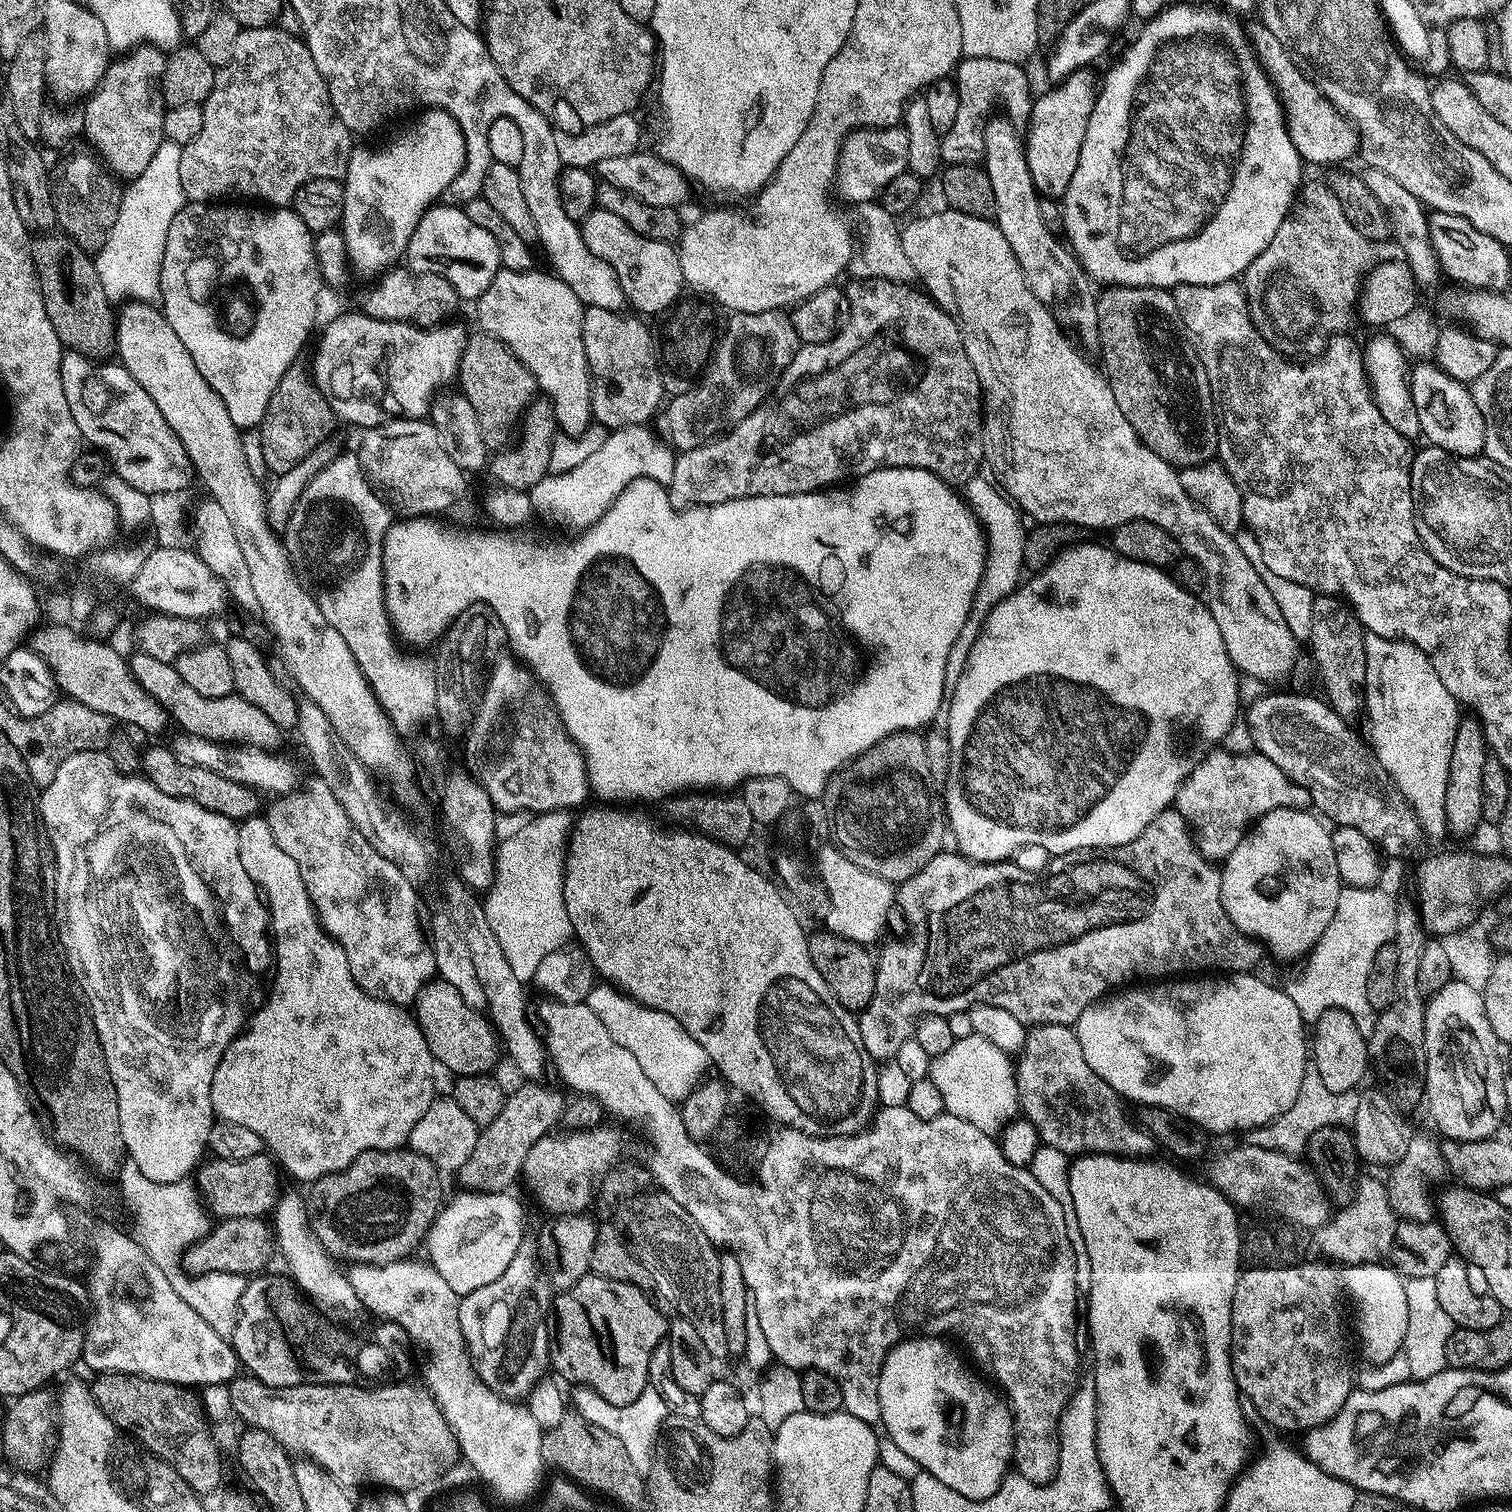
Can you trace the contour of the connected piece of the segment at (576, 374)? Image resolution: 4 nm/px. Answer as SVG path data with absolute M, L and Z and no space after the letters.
M501 267L486 290L474 301L476 316L487 335L501 342L530 370L539 389L548 392L552 413L561 433L580 434L590 423L592 398L590 395L590 377L588 363L584 358L582 346L582 318L586 305L555 275L547 271L521 270Z

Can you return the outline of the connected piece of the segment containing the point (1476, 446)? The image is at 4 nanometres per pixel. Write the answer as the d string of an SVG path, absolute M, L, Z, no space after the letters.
M1420 362L1410 374L1411 385L1415 388L1425 388L1432 392L1424 405L1419 405L1420 431L1423 439L1429 445L1446 450L1453 456L1479 457L1484 451L1488 427L1484 425L1484 415L1472 397L1472 389L1469 385L1459 384L1451 380L1442 369L1432 362Z

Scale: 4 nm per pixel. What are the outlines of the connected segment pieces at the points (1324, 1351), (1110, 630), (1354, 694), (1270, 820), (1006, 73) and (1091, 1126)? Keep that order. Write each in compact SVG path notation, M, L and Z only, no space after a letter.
M1301 1262L1298 1264L1292 1265L1291 1268L1253 1268L1249 1267L1247 1270L1241 1271L1238 1282L1236 1283L1236 1289L1234 1290L1234 1298L1232 1299L1232 1373L1236 1379L1236 1386L1240 1389L1240 1395L1245 1401L1250 1405L1252 1403L1252 1408L1269 1424L1272 1428L1281 1428L1284 1432L1297 1432L1297 1434L1303 1434L1308 1431L1310 1428L1317 1428L1322 1426L1326 1422L1330 1422L1338 1414L1338 1410L1342 1410L1342 1406L1346 1402L1346 1398L1354 1390L1354 1384L1352 1384L1352 1364L1348 1361L1348 1348L1344 1345L1344 1320L1340 1317L1340 1296L1342 1300L1342 1289L1338 1283L1337 1273L1334 1271L1331 1272L1327 1268L1329 1265L1324 1264L1307 1264L1307 1262Z
M1077 542L1069 544L1054 557L1051 562L1040 572L1029 575L1021 583L1019 588L1015 588L1002 602L998 602L984 617L984 628L978 634L974 646L970 650L970 658L966 658L966 666L962 670L962 678L958 678L958 686L951 692L950 699L946 704L946 716L948 712L948 724L946 731L950 738L950 770L948 776L942 782L942 799L944 802L944 814L947 827L950 829L950 836L956 839L955 847L959 855L966 856L970 860L981 864L995 864L997 862L1007 861L1015 857L1026 846L1042 846L1053 857L1060 856L1063 852L1076 852L1079 848L1092 848L1088 850L1120 850L1123 849L1126 842L1138 838L1158 814L1173 807L1176 795L1181 786L1184 785L1184 779L1196 769L1199 761L1203 760L1209 752L1213 751L1223 741L1227 731L1238 719L1240 705L1242 708L1242 699L1239 694L1238 670L1232 665L1232 659L1228 657L1226 642L1222 642L1222 630L1218 630L1218 622L1210 614L1207 603L1203 599L1197 598L1193 593L1182 590L1171 575L1163 568L1155 568L1142 562L1134 562L1130 558L1120 556L1107 543L1104 544L1084 544Z
M1327 594L1317 595L1314 599L1314 622L1312 623L1312 660L1320 671L1320 680L1324 683L1323 695L1326 702L1343 720L1355 721L1355 716L1361 714L1366 704L1366 693L1364 694L1364 679L1369 679L1370 669L1367 666L1367 642L1366 629L1360 623L1355 612L1339 596Z
M1302 808L1270 810L1270 814L1266 814L1248 829L1242 842L1238 842L1238 846L1219 869L1222 906L1226 906L1230 922L1234 922L1239 932L1252 937L1267 951L1269 948L1280 960L1307 957L1322 938L1326 926L1330 926L1330 918L1334 918L1334 910L1338 906L1342 881L1338 863L1335 862L1332 832L1319 815L1316 817L1312 814Z
M970 56L961 59L954 72L954 83L960 90L958 115L954 118L954 126L950 126L950 130L940 137L940 159L945 165L979 165L985 159L984 127L999 104L1004 107L1003 115L1015 128L1024 130L1029 127L1034 91L1028 85L1028 76L1022 69L1020 64L1002 62L998 58Z
M1041 1024L1028 1034L1024 1062L1018 1066L1020 1104L1027 1121L1036 1127L1039 1139L1047 1147L1065 1152L1069 1158L1077 1156L1121 1156L1123 1158L1148 1158L1158 1145L1143 1128L1128 1121L1125 1105L1115 1092L1106 1090L1105 1082L1090 1070L1082 1046L1078 1046L1075 1031L1069 1026Z

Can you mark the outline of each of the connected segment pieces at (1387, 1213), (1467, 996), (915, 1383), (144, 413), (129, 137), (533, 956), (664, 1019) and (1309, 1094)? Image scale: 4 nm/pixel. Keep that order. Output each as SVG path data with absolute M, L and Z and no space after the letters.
M1361 1175L1356 1182L1356 1196L1353 1200L1335 1214L1329 1215L1321 1228L1315 1229L1316 1248L1322 1255L1329 1256L1324 1258L1337 1260L1340 1266L1378 1264L1397 1243L1396 1223L1398 1217L1390 1206L1387 1183L1383 1179L1375 1180L1372 1176Z
M1451 979L1427 1001L1424 1009L1426 1034L1426 1082L1424 1094L1428 1112L1441 1132L1449 1140L1490 1140L1497 1135L1500 1119L1508 1112L1508 1092L1504 1089L1504 1064L1500 1061L1502 1045L1486 1018L1486 1006L1481 989L1464 981Z
M919 1336L901 1340L884 1359L878 1382L880 1424L888 1431L893 1446L906 1459L913 1460L917 1469L934 1474L938 1482L947 1482L969 1497L990 1498L1002 1486L1012 1467L1013 1461L1008 1457L1008 1448L1012 1448L1012 1424L1008 1420L1012 1412L1005 1410L1004 1404L980 1380L972 1380L960 1368L961 1357L946 1341Z
M65 351L60 363L62 391L66 393L66 402L70 405L70 414L78 422L78 430L85 441L101 448L108 455L114 471L120 475L123 483L129 484L139 492L184 492L188 483L193 483L192 463L174 430L162 416L162 410L154 404L154 398L138 386L138 382L119 362L93 362L81 353Z
M141 46L121 55L119 59L117 64L116 61L109 63L99 88L88 97L83 105L84 131L82 136L83 139L88 139L89 146L93 148L89 149L99 157L105 169L113 177L124 182L131 182L138 174L142 174L142 170L146 170L146 166L150 166L150 158L158 154L159 148L156 147L164 140L166 108L162 103L158 81L164 69L166 56L161 49Z
M568 810L533 815L528 824L518 830L518 834L510 834L510 838L499 841L495 849L495 876L491 887L487 889L488 897L482 904L482 911L486 914L486 922L490 922L490 930L494 930L494 938L498 938L502 945L506 959L510 962L510 970L514 970L514 978L525 982L531 981L542 958L561 951L565 947L564 943L573 939L570 918L564 905L566 857L570 852L570 837L574 832L572 816L573 813Z
M604 982L597 988L596 985L589 987L586 1003L598 1018L602 1018L602 1026L610 1030L610 1038L634 1054L638 1066L642 1066L642 1074L646 1074L666 1098L683 1102L705 1079L704 1071L710 1068L706 1050L702 1050L696 1039L670 1014L648 1008Z
M1309 1066L1304 1071L1302 1078L1302 1090L1298 1090L1298 1098L1294 1098L1294 1106L1286 1110L1277 1120L1271 1124L1249 1131L1246 1136L1247 1143L1254 1146L1262 1146L1266 1150L1284 1152L1287 1156L1299 1157L1307 1149L1310 1134L1314 1130L1323 1128L1339 1128L1348 1126L1356 1119L1356 1111L1360 1105L1361 1097L1355 1091L1335 1093L1322 1082L1318 1070Z

